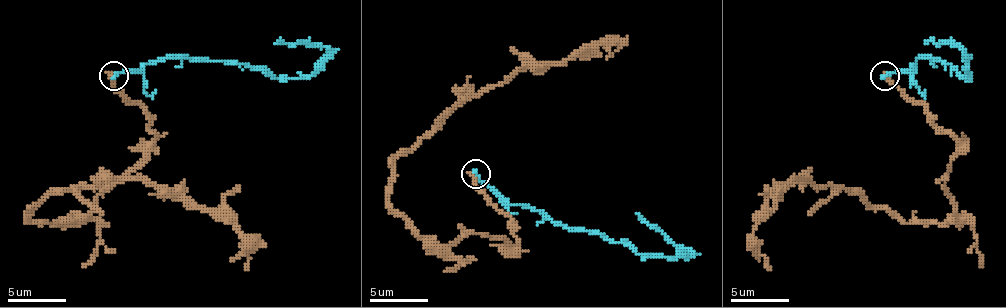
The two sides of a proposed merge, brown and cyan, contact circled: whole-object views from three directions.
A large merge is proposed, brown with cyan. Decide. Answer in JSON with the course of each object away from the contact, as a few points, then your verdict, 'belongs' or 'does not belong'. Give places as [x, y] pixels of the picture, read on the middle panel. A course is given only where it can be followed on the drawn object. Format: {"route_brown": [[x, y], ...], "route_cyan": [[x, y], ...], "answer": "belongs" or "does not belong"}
{"route_brown": [[473, 172], [514, 245], [429, 245], [392, 207], [392, 164], [456, 106], [595, 45], [607, 59]], "route_cyan": [[476, 172], [511, 204], [627, 242], [639, 254], [685, 257], [685, 248], [636, 213]], "answer": "does not belong"}

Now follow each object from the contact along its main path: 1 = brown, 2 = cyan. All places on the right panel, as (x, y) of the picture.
1: (884, 75), (956, 145), (945, 177), (956, 217), (901, 223), (861, 194), (794, 177), (756, 226), (771, 270)
2: (884, 75), (904, 72), (922, 58), (968, 75), (968, 55), (959, 46), (925, 43)

